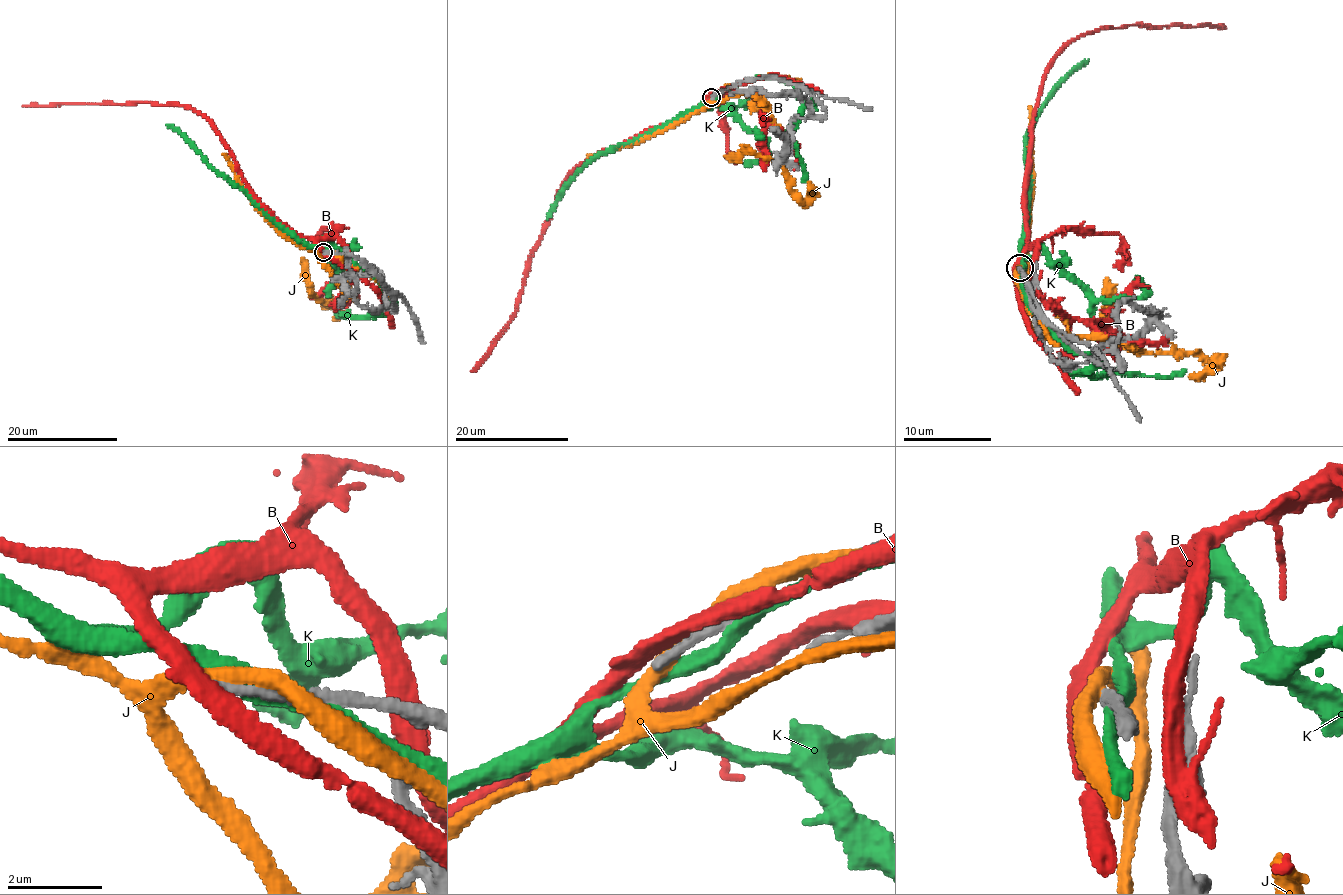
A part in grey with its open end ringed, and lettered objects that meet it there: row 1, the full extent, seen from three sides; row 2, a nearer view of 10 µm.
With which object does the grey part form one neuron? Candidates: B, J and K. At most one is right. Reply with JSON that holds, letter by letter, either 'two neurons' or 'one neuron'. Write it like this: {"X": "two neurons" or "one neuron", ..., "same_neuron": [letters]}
{"B": "two neurons", "J": "two neurons", "K": "two neurons", "same_neuron": []}

